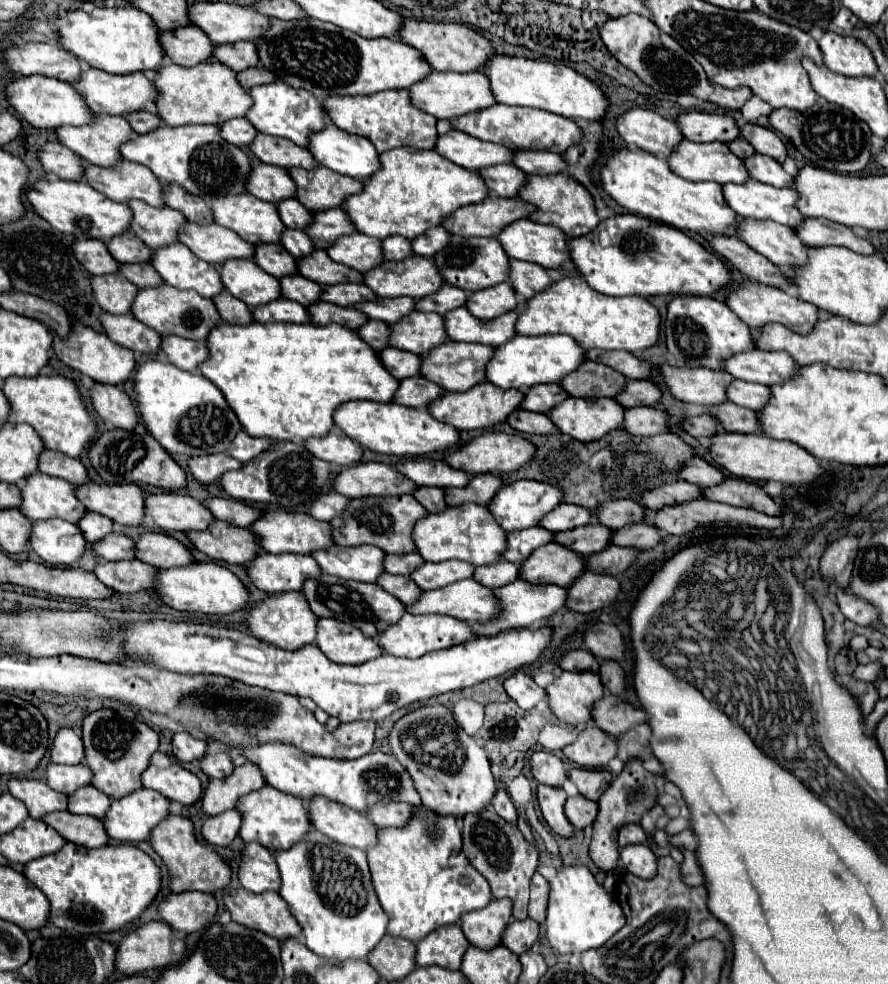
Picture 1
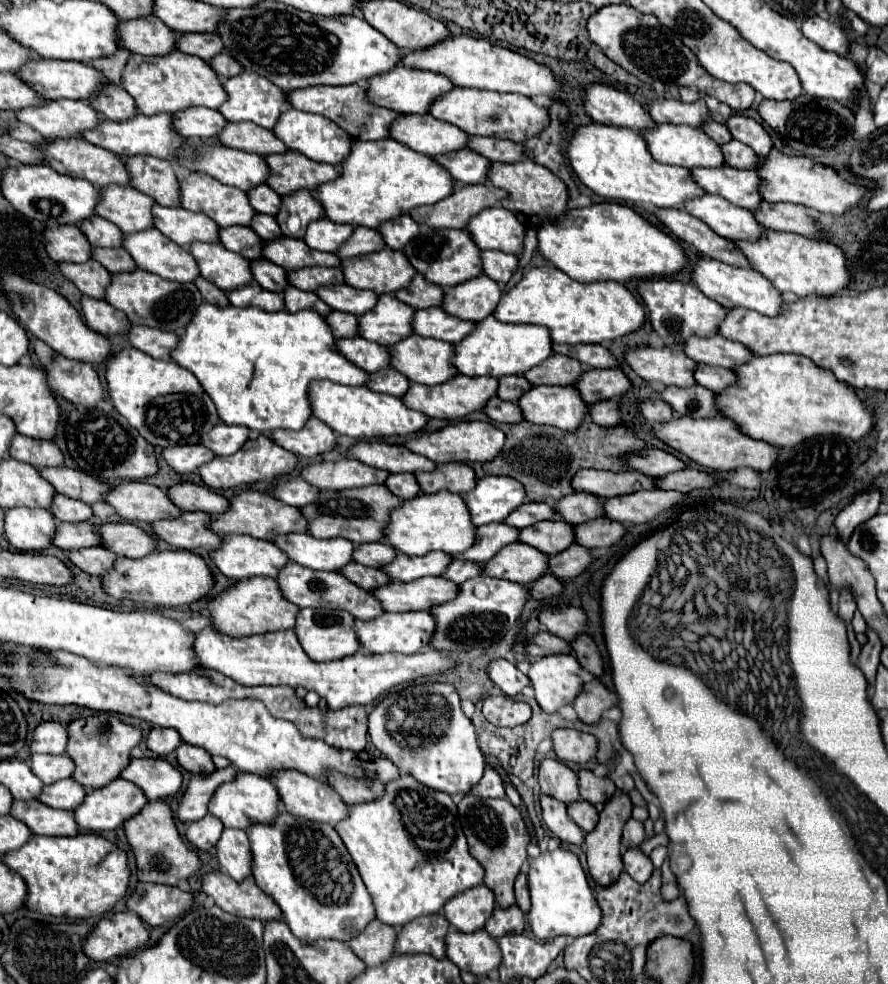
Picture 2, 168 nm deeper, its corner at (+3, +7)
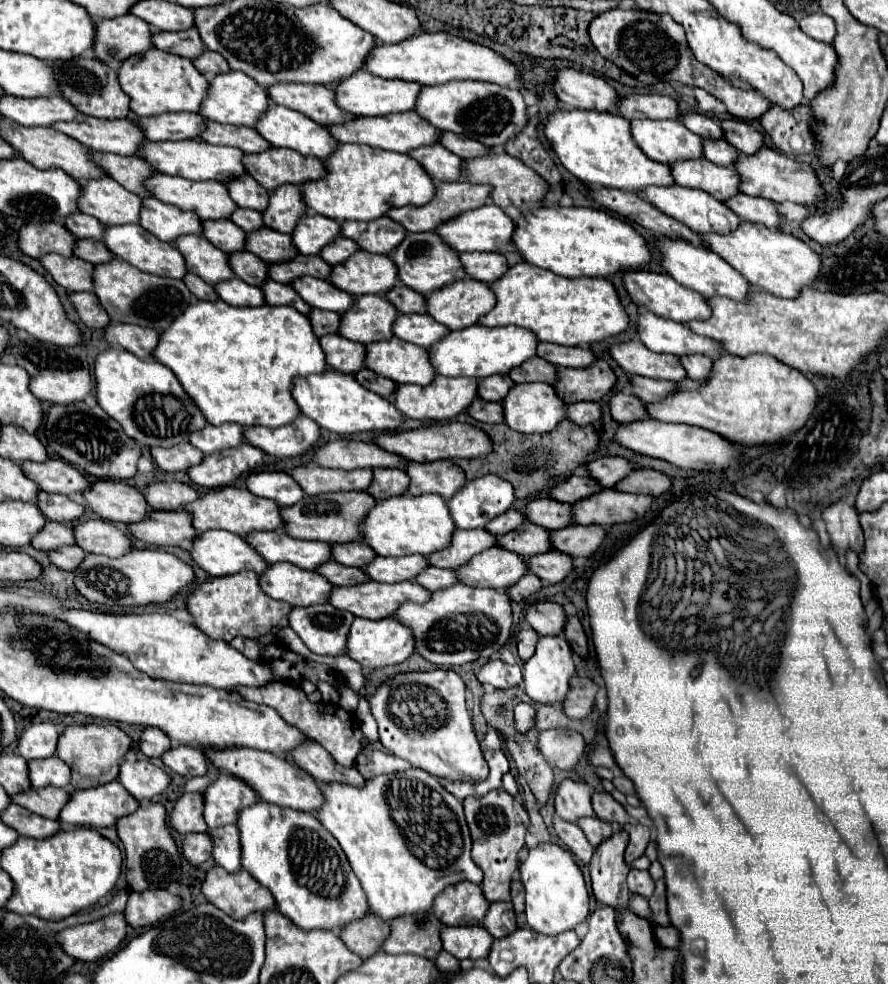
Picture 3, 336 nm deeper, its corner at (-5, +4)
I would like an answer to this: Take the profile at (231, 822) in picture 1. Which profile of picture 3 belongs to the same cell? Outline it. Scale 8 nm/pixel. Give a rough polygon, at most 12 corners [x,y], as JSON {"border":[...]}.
{"border":[[190,833],[182,855],[190,865],[202,865],[212,855],[206,833]]}

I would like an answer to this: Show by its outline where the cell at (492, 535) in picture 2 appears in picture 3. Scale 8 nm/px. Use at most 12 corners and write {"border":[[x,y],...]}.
{"border":[[486,529],[456,531],[428,565],[456,569],[496,545]]}

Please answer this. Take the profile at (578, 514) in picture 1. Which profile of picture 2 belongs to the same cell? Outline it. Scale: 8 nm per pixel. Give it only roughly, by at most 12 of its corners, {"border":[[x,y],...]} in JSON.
{"border":[[526,502],[506,518],[522,530],[558,518],[546,502]]}

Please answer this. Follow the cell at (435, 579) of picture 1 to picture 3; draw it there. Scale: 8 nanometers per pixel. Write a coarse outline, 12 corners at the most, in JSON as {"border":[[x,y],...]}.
{"border":[[422,555],[376,557],[362,571],[372,581],[412,581]]}

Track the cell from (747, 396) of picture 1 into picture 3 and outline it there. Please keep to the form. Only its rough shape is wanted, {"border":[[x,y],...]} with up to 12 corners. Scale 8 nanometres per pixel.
{"border":[[700,353],[678,357],[688,377],[702,381],[712,369],[712,359]]}

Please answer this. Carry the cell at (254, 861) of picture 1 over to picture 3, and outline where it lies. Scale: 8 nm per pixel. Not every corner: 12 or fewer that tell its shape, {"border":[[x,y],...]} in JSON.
{"border":[[236,825],[206,831],[212,857],[226,871],[240,869]]}

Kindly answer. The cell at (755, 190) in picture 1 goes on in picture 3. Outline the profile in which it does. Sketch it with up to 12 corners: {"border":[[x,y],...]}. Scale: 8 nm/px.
{"border":[[700,157],[670,165],[676,185],[724,201],[738,193],[730,167]]}

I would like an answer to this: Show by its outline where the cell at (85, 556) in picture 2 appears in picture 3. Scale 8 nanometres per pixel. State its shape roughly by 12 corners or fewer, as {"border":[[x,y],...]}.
{"border":[[78,545],[48,551],[50,561],[64,571],[76,571],[84,553]]}

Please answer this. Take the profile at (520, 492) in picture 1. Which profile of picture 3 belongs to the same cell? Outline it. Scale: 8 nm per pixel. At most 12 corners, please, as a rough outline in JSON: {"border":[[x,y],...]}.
{"border":[[484,475],[446,503],[456,529],[510,509],[514,489]]}

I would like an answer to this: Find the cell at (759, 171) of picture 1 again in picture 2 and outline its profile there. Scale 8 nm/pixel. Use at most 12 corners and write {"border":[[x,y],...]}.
{"border":[[738,140],[724,144],[726,164],[758,170],[760,156]]}

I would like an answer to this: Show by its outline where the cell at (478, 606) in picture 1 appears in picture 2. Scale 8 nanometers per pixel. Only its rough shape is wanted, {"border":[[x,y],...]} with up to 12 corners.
{"border":[[442,576],[392,582],[376,594],[386,612],[430,610],[456,598]]}

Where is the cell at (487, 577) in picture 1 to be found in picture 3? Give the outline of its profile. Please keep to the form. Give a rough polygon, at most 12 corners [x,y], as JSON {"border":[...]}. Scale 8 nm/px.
{"border":[[428,567],[416,583],[428,591],[454,585],[456,573]]}

